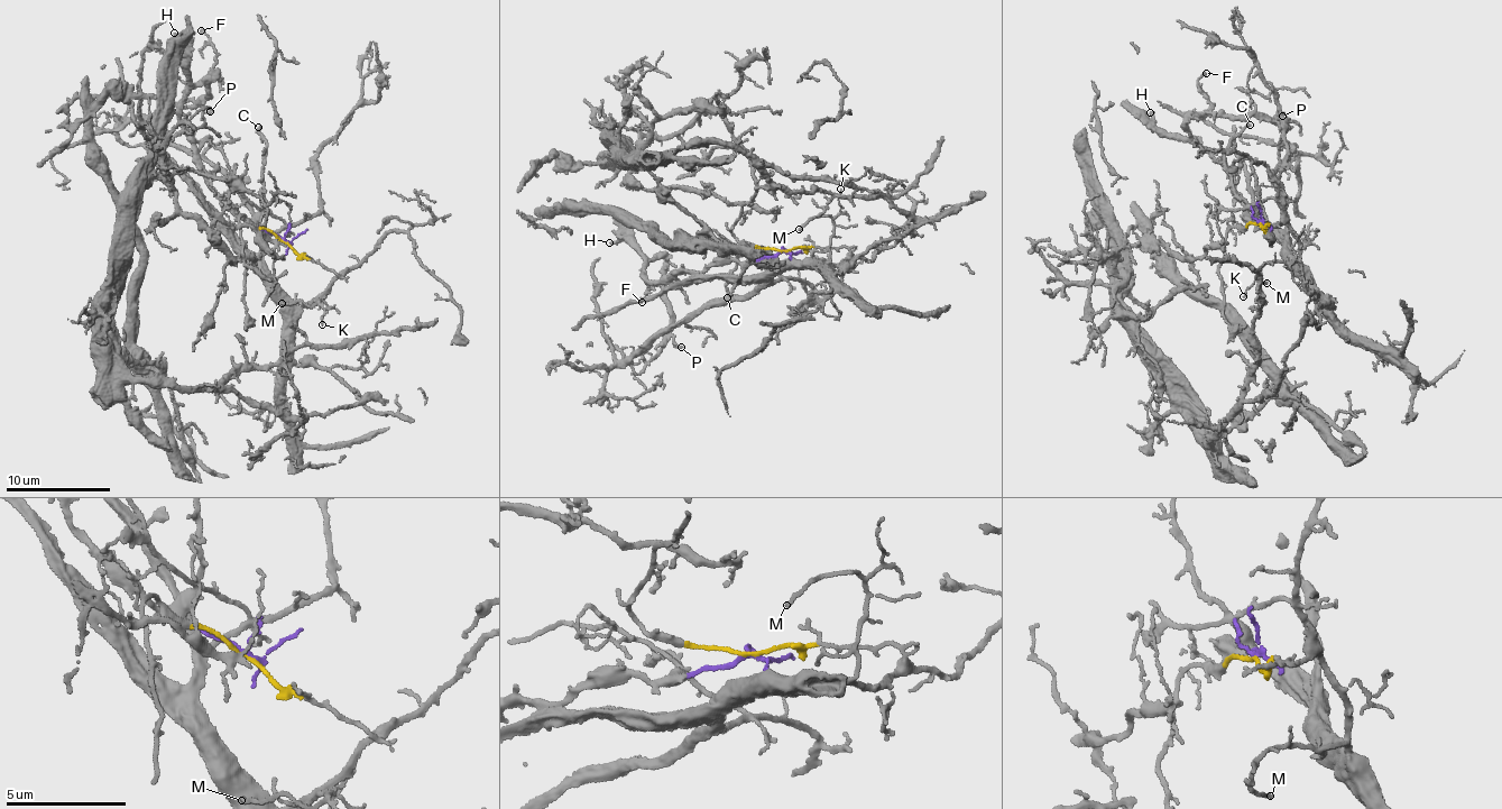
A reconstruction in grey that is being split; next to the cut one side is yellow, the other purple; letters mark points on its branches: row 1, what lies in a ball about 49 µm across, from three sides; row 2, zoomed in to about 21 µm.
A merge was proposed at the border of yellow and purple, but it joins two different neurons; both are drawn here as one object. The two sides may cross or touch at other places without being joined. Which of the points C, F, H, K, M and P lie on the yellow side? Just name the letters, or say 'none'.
K, M

